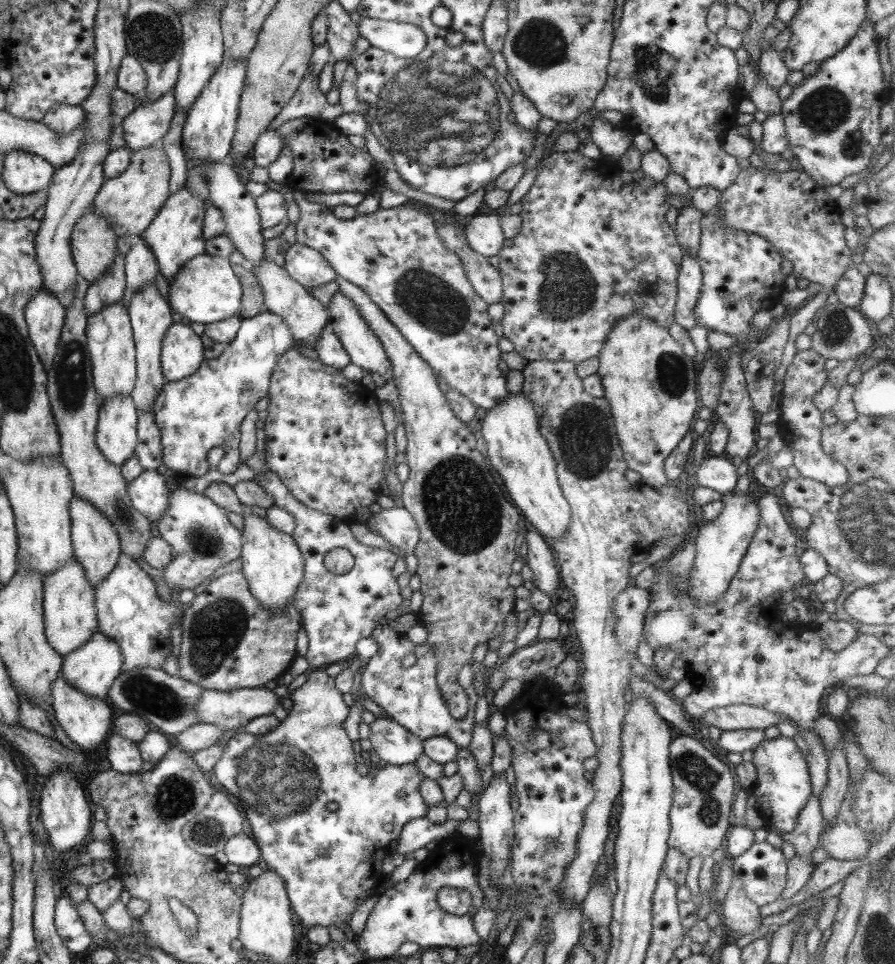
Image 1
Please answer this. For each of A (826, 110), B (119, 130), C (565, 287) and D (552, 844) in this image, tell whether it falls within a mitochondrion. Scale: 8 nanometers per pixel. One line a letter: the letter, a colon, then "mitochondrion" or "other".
A: mitochondrion
B: other
C: mitochondrion
D: mitochondrion

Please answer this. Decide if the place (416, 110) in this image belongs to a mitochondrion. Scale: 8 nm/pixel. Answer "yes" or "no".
yes

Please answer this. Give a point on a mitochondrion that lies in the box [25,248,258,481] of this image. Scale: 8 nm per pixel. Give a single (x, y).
(71, 376)

